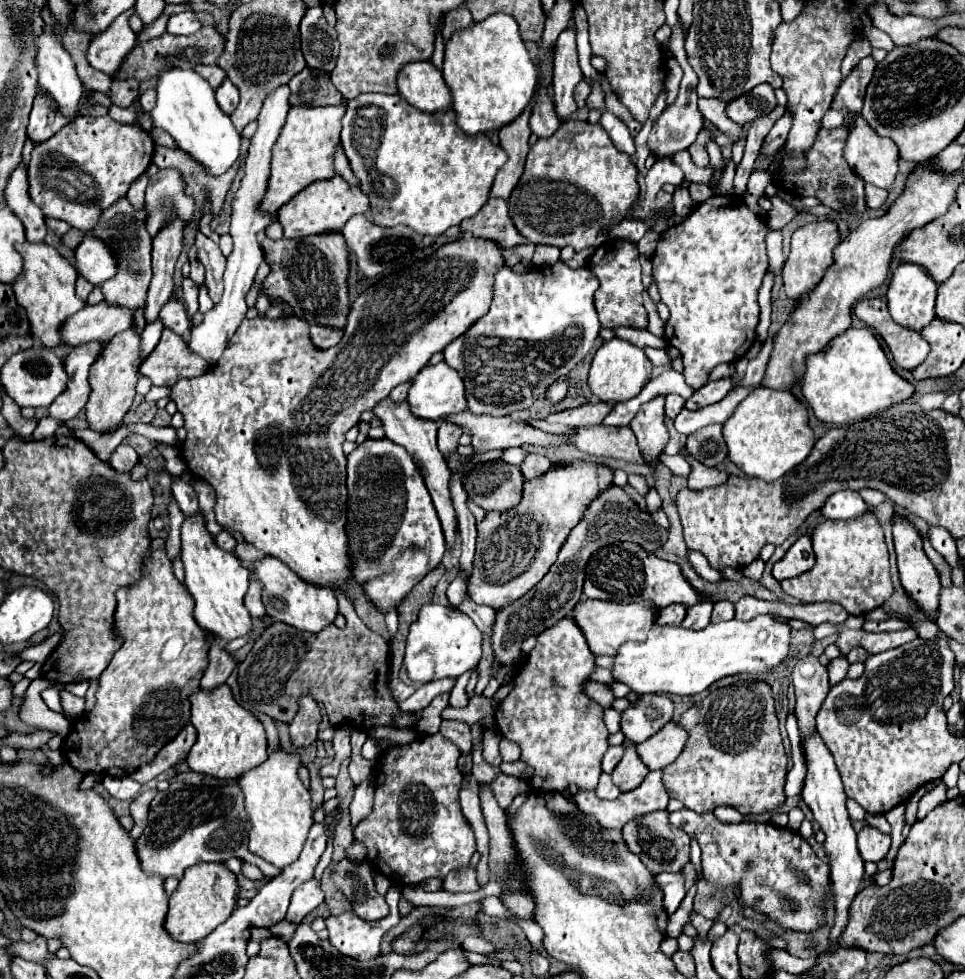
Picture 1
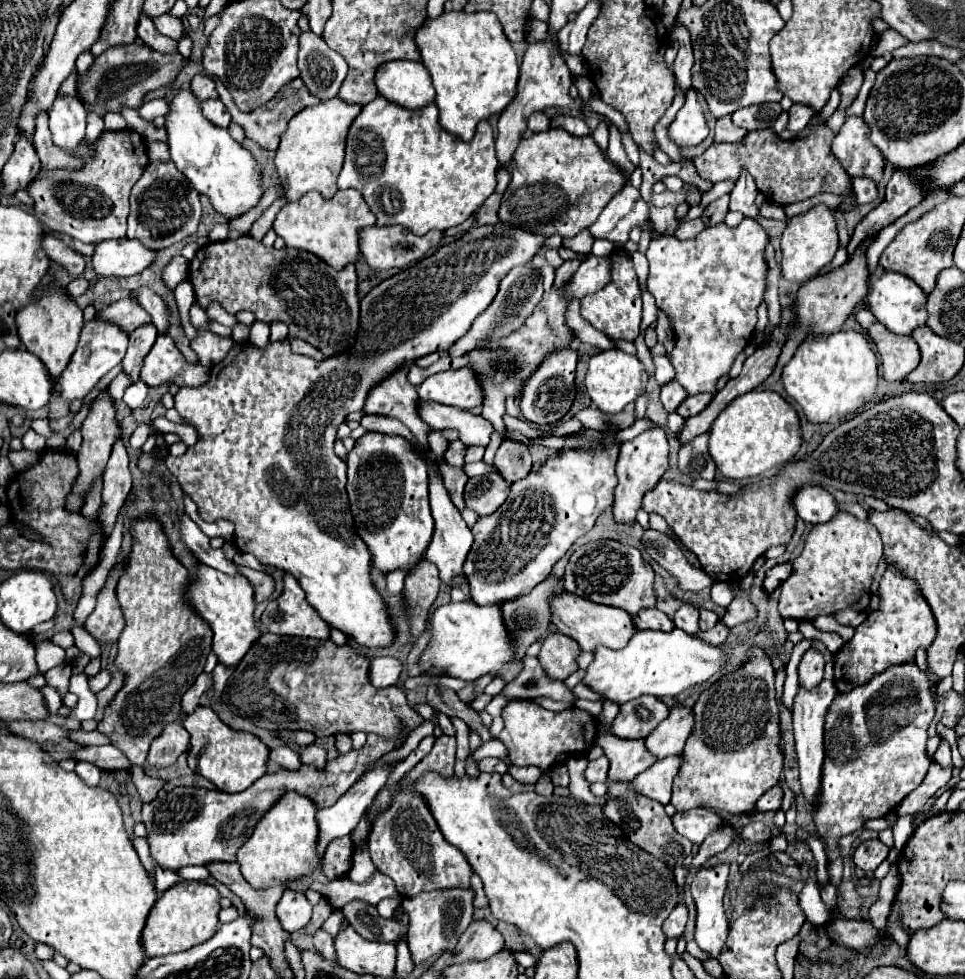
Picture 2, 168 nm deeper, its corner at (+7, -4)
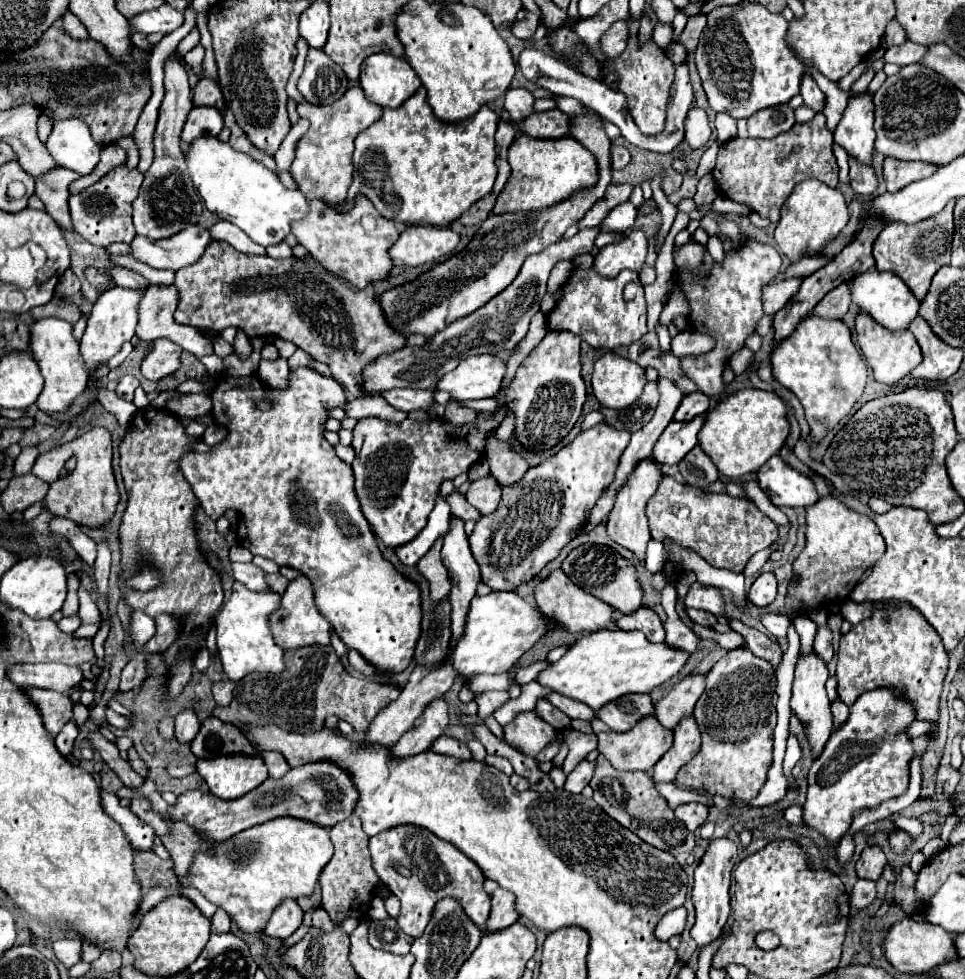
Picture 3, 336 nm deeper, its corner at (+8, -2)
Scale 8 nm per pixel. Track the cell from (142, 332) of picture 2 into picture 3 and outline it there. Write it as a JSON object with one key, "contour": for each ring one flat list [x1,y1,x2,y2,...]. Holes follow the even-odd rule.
{"contour":[[124,375,124,377,118,381,116,395,120,395,120,397,126,399,126,401,132,401,136,387,138,387,138,379,132,377,132,375]]}

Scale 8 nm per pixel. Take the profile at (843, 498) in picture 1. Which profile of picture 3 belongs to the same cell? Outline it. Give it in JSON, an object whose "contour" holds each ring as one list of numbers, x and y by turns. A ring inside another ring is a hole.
{"contour":[[780,455,768,459,756,479,776,507,808,507,818,501,814,481,786,465]]}

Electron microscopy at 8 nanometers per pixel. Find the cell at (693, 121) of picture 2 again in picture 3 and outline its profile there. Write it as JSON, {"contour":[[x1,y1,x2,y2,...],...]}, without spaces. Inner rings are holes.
{"contour":[[700,107,690,109,690,113,688,113,684,125,686,125,684,141,686,141,692,149,704,147,706,141,710,139,710,123,708,123,706,111,700,109]]}

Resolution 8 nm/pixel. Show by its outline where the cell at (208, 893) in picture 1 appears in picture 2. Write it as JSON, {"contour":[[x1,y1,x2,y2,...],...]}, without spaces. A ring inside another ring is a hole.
{"contour":[[179,881,171,889,167,889,147,917,147,925,143,929,143,945,149,957,169,955,177,951,185,951,197,943,209,939,219,925,219,911,221,911,221,895,217,887,207,885,203,881]]}

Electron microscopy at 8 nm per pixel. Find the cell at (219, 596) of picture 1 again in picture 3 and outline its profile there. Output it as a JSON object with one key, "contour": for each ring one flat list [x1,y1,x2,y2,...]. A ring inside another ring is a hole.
{"contour":[[234,583,234,591,228,603,224,603,222,611,216,615,216,633,218,633,218,657,226,675,232,681,244,679,252,671,274,673,284,671,284,651,276,645,274,635,268,627,268,619,272,611,278,609,280,595,276,593,254,593,246,589,242,583]]}

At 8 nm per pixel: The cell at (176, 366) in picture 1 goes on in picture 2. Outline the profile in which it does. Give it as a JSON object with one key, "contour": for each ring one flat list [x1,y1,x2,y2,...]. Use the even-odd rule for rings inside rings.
{"contour":[[159,333,157,341,153,345,153,349,149,351,149,355,145,357,143,369,141,369,141,381,147,383,149,387,159,387,163,383,173,383,179,387,199,387,205,384,209,379,209,369,201,364,189,364,185,361,185,357,181,355,181,351,175,347,175,341,169,335]]}

